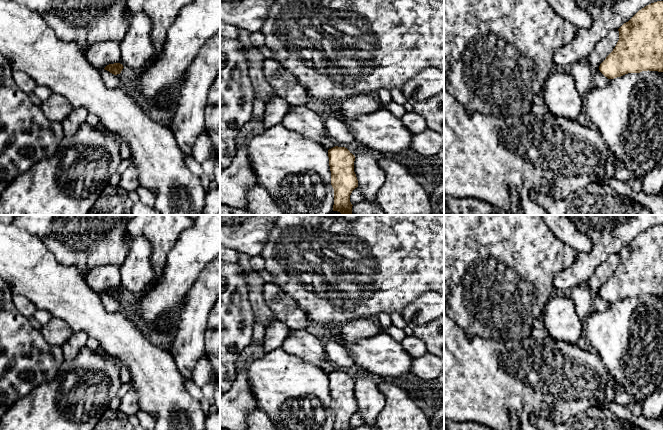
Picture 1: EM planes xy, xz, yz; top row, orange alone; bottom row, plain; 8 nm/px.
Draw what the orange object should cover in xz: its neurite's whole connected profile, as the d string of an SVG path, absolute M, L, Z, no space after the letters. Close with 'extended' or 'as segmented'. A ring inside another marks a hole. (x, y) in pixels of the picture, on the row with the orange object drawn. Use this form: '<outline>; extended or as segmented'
M335 146L328 150L331 185L334 189L333 211L341 215L352 214L350 195L358 187L354 172L355 156L345 147Z; as segmented

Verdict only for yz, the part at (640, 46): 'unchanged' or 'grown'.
unchanged

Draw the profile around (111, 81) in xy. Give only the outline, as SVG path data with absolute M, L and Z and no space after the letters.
M102 69L101 70L101 75L103 78L103 82L108 88L116 88L120 87L121 85L121 80L120 77L117 75L114 75L110 73L109 71Z

